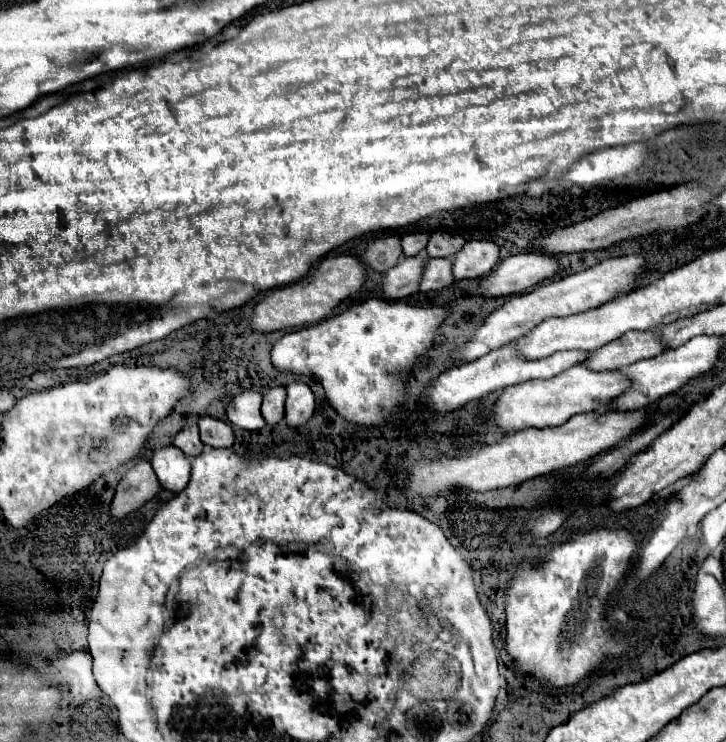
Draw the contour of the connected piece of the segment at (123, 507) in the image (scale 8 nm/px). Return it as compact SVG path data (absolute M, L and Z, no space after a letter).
M138 460L134 462L124 478L120 480L114 500L110 504L110 518L122 520L124 516L136 512L140 506L144 506L150 498L154 498L160 490L160 482L150 466L150 462Z

